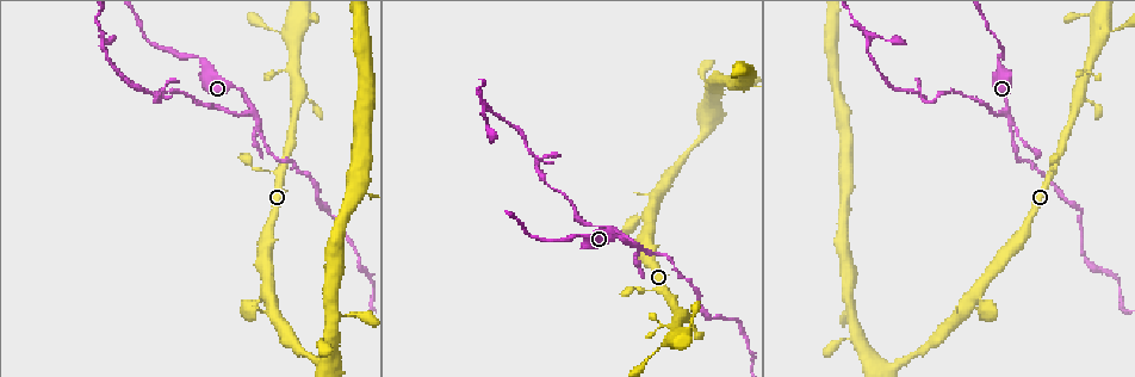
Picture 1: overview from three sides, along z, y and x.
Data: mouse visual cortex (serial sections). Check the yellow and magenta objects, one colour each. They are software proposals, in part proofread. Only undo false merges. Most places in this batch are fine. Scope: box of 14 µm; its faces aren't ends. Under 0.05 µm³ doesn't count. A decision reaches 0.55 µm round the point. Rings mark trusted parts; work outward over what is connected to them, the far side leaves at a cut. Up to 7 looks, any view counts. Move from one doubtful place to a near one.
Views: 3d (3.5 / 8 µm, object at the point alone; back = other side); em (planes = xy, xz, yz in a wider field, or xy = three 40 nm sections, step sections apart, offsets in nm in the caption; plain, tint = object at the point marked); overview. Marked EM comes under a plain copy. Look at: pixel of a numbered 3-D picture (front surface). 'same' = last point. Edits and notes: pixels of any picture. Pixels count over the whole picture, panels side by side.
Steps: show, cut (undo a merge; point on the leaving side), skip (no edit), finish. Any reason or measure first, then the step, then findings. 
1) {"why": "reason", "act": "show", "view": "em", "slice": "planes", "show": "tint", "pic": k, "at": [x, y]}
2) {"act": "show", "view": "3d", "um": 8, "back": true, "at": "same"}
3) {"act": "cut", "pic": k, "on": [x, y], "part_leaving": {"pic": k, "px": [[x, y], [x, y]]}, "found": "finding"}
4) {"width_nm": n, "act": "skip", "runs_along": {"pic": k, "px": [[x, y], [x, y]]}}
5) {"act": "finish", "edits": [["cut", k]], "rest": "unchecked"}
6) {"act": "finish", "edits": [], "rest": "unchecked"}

{"why": "three-way junction", "act": "show", "view": "3d", "um": 3.5, "pic": 1, "at": [1010, 108]}

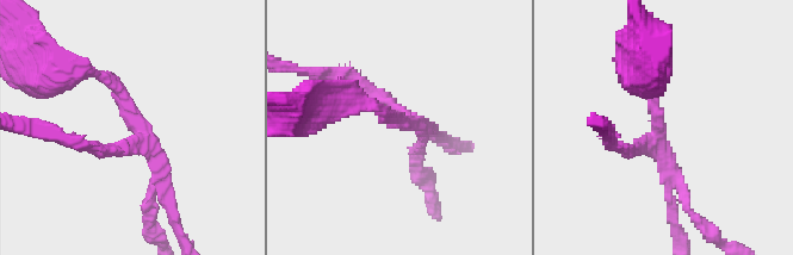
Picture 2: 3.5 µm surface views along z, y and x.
{"arm_widths_nm": [150, 150, 200], "act": "cut", "pic": 2, "on": [174, 223], "part_leaving": {"pic": 2, "px": [[141, 138], [97, 149], [42, 131]]}, "found": "a second cell is stuck on"}

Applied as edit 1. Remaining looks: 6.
{"why": "three arms meet", "act": "show", "view": "3d", "um": 8, "pic": 1, "at": [655, 288]}

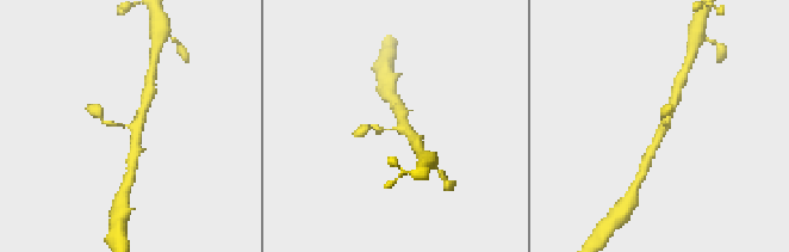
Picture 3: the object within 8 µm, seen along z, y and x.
{"act": "show", "view": "3d", "um": 3.5, "back": true, "pic": 3, "at": [130, 126]}

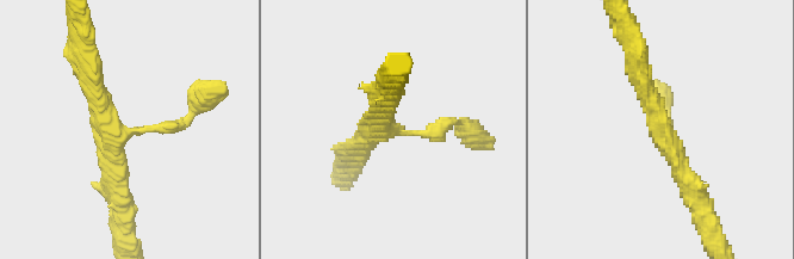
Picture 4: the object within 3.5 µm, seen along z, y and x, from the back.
{"why": "shape alone is not enough", "act": "show", "view": "em", "slice": "planes", "show": "tint", "pic": 4, "at": [661, 130]}

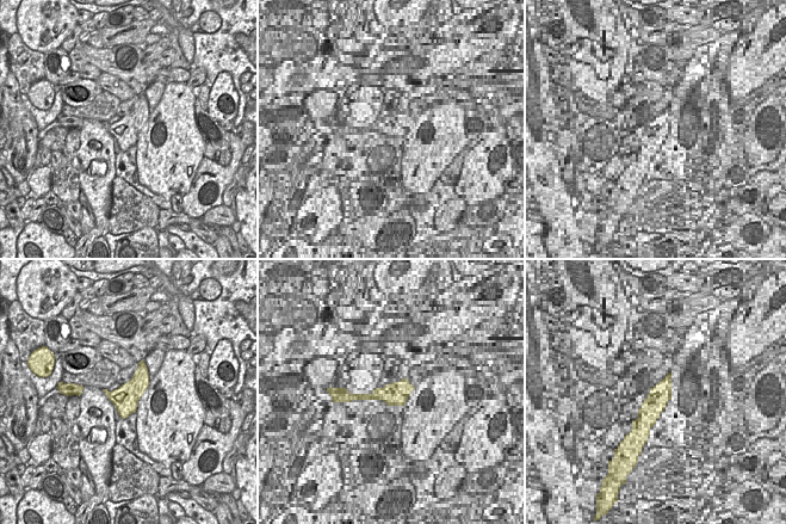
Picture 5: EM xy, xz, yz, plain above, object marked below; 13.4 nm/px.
{"act": "skip", "found": "one cell here"}

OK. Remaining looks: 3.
{"why": "a fork", "act": "show", "view": "3d", "um": 3.5, "pic": 1, "at": [1088, 68]}

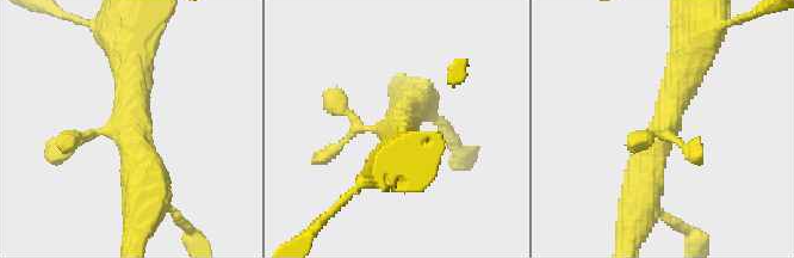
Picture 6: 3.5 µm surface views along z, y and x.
{"act": "show", "view": "em", "slice": "xy", "step": 5, "show": "tint", "pic": 6, "at": [131, 132]}

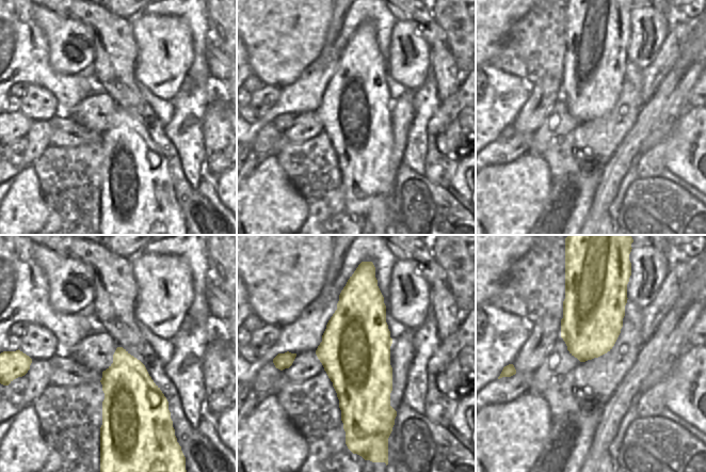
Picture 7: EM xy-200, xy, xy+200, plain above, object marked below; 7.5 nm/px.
{"why": "cut it another way", "act": "show", "view": "em", "slice": "planes", "show": "tint", "at": "same"}

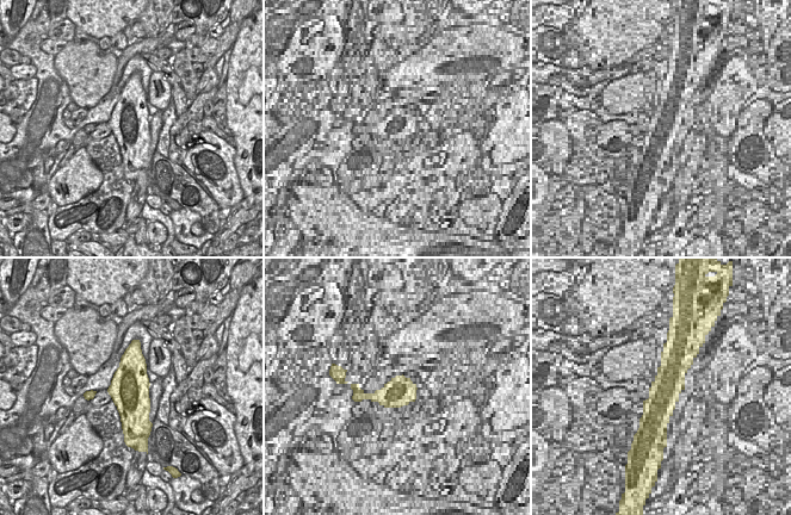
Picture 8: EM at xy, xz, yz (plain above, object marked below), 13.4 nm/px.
{"act": "skip", "runs_along": {"pic": 6, "px": [[640, 206], [646, 166], [687, 55]]}, "found": "all the same cell"}

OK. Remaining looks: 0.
{"act": "finish", "edits": [["cut", 2]], "rest": "unchecked"}

